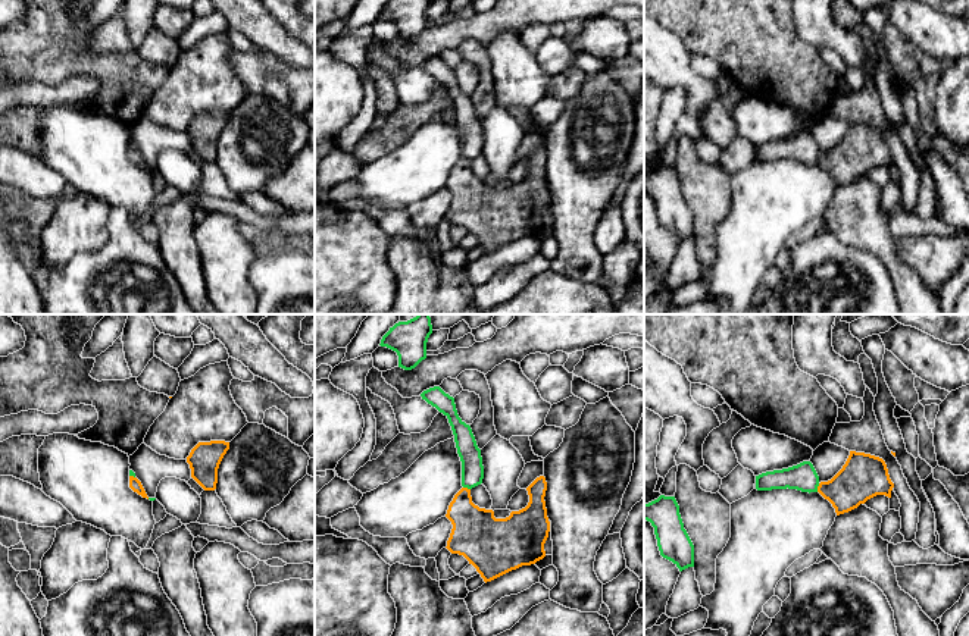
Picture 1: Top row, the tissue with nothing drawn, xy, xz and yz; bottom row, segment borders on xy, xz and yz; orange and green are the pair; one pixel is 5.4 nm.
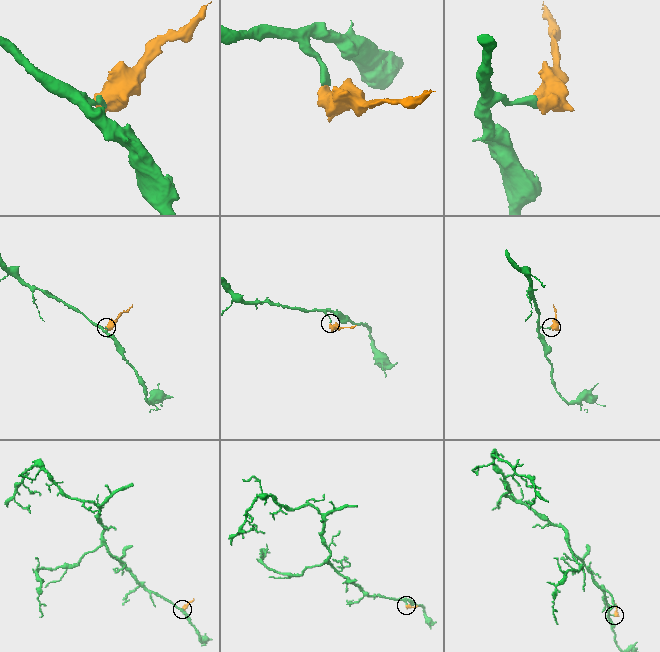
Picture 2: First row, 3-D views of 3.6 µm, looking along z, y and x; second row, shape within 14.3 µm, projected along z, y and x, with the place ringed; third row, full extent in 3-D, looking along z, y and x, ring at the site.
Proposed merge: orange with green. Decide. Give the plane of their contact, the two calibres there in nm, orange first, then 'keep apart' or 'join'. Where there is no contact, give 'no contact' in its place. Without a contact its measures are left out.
contact in yz; calibres 240 and 150 nm; keep apart

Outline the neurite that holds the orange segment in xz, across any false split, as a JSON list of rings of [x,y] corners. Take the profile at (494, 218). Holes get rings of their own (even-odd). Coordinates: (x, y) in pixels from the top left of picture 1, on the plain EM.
[[[537,148],[526,162],[528,176],[506,189],[496,189],[493,181],[475,176],[468,159],[462,159],[448,176],[446,188],[453,200],[446,219],[463,226],[485,254],[546,228],[550,203],[546,148]]]

